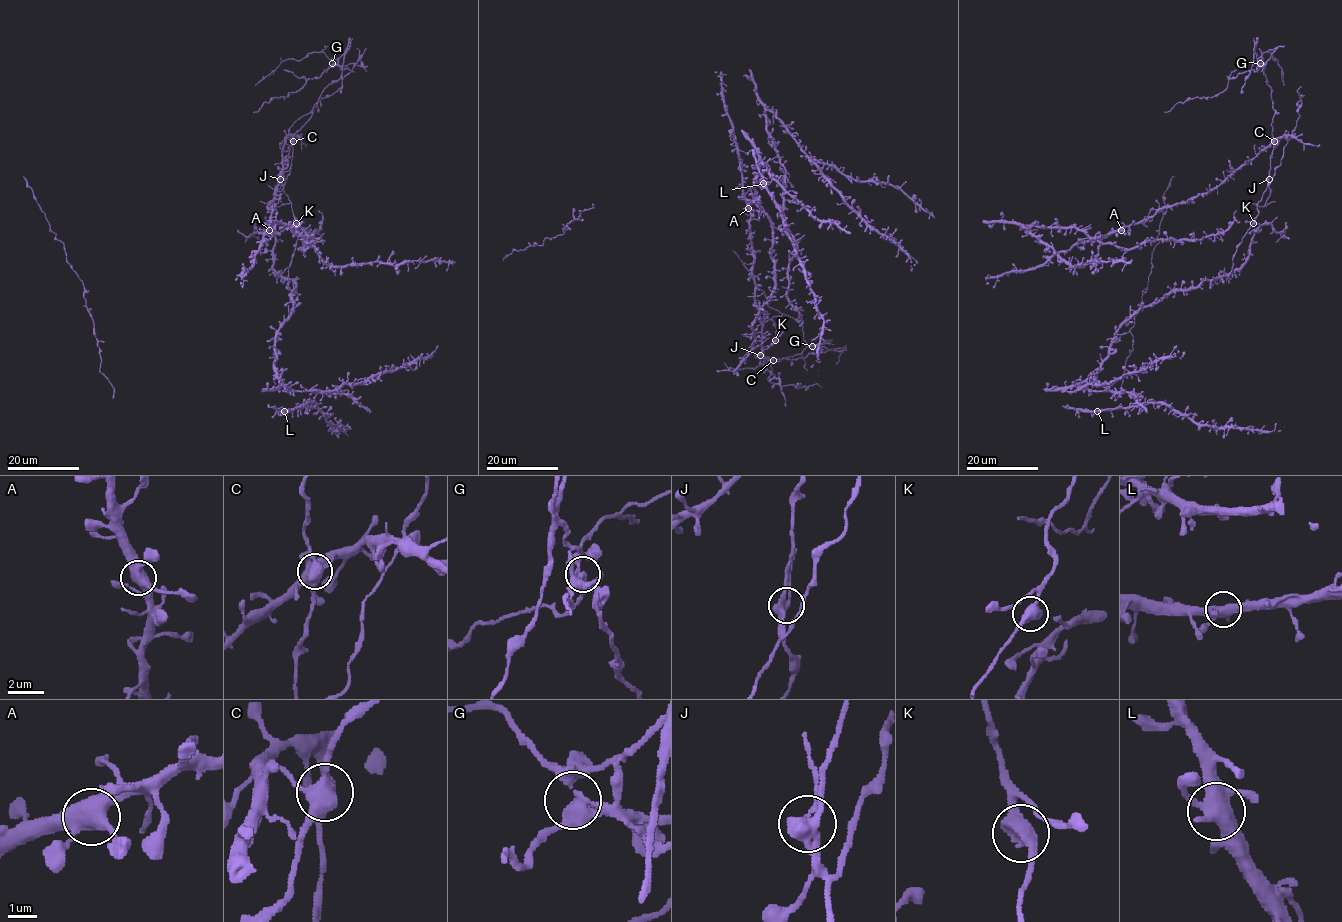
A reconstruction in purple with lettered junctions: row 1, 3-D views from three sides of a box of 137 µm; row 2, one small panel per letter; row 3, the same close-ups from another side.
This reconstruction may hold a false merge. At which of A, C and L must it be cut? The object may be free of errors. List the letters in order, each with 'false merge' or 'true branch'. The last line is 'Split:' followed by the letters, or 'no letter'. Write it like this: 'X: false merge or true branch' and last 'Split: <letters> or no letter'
A: true branch
C: false merge
L: true branch
Split: C

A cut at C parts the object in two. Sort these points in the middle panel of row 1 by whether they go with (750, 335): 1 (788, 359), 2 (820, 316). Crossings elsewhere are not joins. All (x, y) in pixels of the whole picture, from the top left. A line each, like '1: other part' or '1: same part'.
1: other part
2: same part

